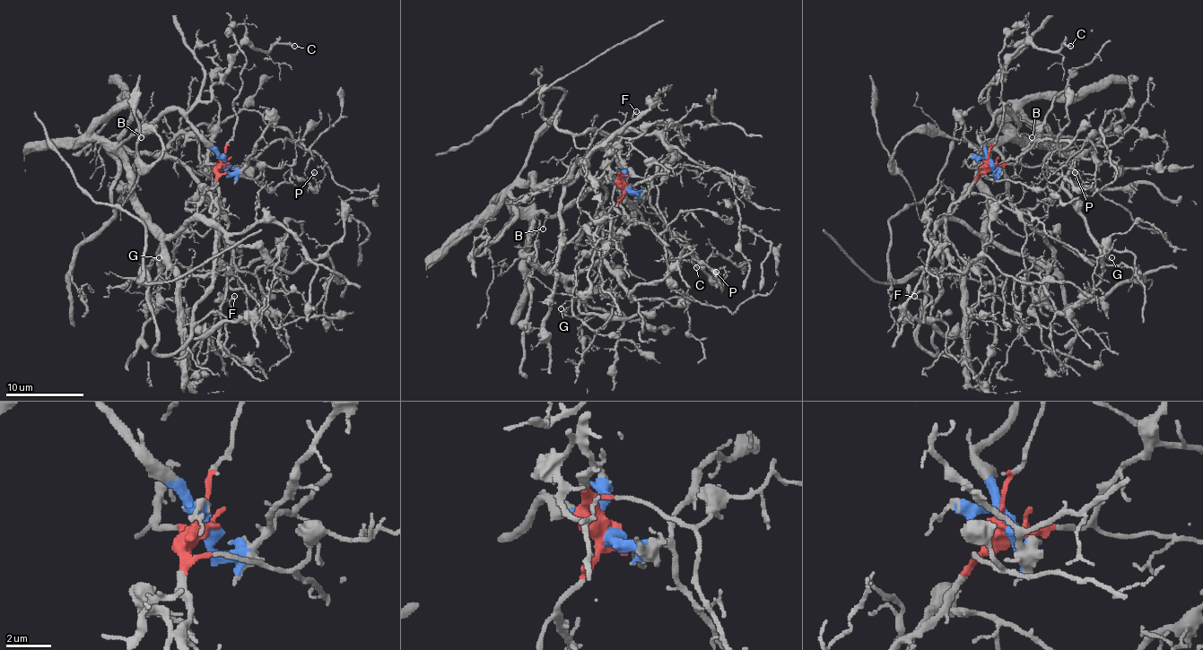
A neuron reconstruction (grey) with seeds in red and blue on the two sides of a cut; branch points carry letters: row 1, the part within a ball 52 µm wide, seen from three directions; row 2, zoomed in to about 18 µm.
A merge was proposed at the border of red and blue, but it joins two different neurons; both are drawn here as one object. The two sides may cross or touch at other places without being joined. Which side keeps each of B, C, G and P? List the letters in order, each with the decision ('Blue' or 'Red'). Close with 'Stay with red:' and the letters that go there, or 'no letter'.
B: Blue
C: Blue
G: Red
P: Red
Stay with red: G, P

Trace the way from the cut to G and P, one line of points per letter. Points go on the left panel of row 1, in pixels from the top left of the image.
G: (222, 164), (218, 195), (208, 192), (218, 199), (210, 229), (202, 237), (188, 230), (170, 262), (159, 258)
P: (222, 164), (218, 172), (239, 174), (273, 189), (292, 176), (302, 177), (312, 187), (316, 179), (314, 172)

